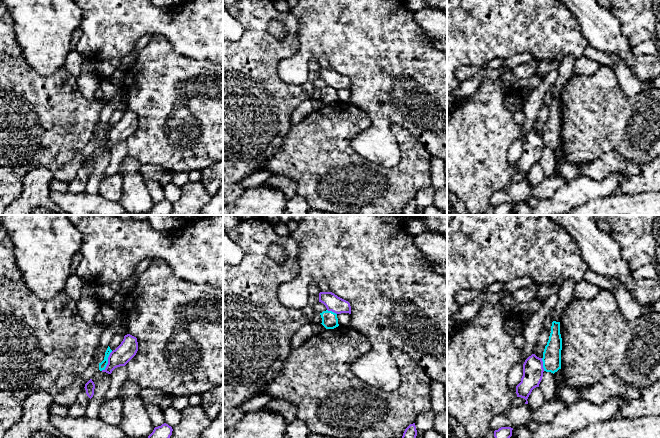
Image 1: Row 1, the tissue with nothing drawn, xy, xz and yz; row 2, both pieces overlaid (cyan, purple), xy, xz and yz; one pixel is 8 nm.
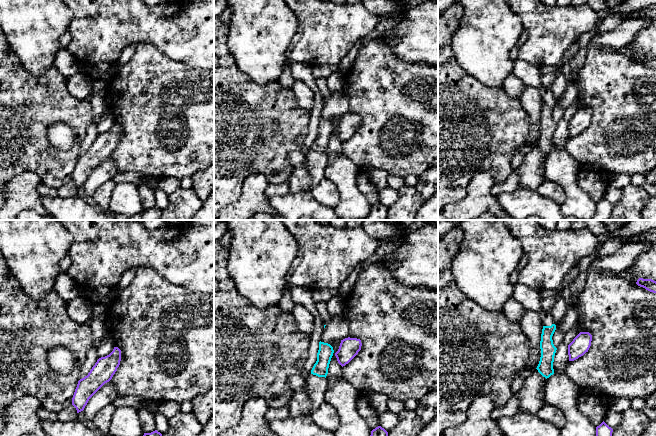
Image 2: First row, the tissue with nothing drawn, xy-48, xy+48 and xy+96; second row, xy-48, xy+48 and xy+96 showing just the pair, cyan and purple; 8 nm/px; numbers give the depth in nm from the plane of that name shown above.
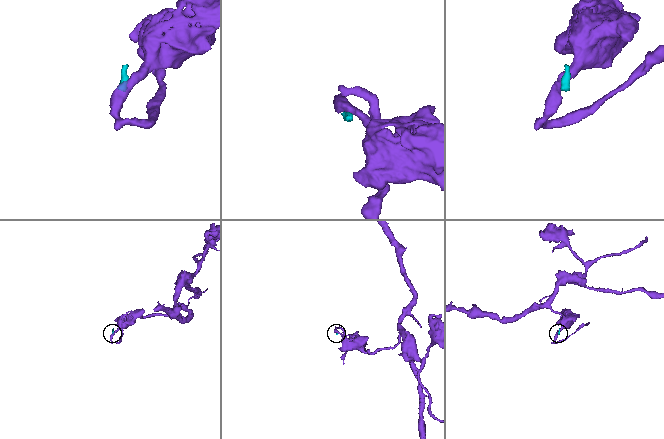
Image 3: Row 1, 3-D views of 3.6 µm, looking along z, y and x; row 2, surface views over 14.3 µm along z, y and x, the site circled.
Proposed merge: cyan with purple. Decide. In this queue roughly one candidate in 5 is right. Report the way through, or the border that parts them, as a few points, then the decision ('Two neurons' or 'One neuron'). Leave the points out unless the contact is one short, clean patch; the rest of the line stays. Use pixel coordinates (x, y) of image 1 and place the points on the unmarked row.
Boundary: xy (112, 127), (108, 133), (107, 141), (101, 146). Two neurons

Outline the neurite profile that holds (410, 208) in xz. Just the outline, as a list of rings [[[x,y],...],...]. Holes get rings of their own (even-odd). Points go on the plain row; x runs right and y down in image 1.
[[[415,199],[410,200],[404,207],[402,215],[416,215],[417,206]]]

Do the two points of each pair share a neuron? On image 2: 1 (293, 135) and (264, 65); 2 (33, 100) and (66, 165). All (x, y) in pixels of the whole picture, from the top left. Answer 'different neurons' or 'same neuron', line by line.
1: different neurons
2: same neuron

